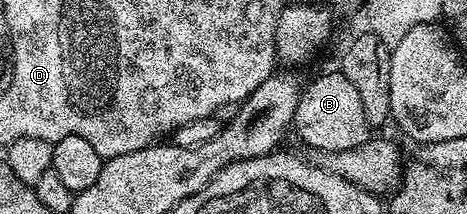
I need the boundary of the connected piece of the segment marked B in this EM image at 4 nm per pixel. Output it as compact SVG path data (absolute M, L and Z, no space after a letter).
M333 72L320 74L308 87L305 85L298 100L294 134L306 145L313 146L313 151L326 154L353 150L369 141L370 127L354 84L350 84L344 74Z

